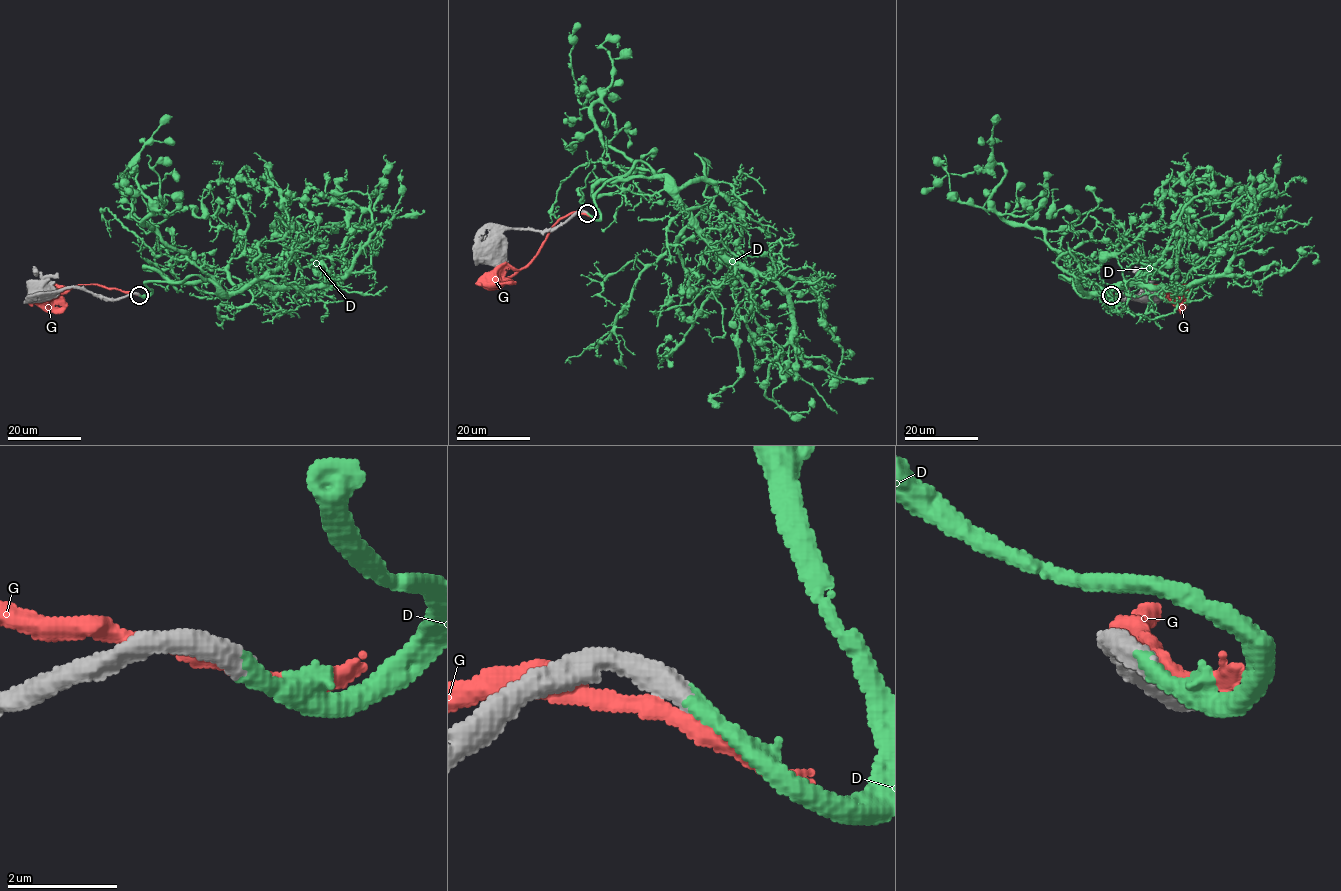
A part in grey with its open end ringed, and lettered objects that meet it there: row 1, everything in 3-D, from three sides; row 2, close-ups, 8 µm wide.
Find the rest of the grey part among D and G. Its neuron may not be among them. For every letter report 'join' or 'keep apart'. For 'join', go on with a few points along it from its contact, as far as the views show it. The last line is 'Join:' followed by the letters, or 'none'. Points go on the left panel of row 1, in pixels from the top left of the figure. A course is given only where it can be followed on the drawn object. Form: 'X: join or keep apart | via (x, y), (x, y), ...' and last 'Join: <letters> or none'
D: join | via (139, 294), (148, 282), (333, 286), (348, 216), (373, 206), (386, 155)
G: keep apart
Join: D

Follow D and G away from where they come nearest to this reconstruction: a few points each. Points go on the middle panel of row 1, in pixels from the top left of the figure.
D: (587, 213), (600, 218), (594, 195), (606, 182), (665, 177), (725, 256), (786, 295), (791, 338), (835, 383)
G: (586, 213), (562, 217), (551, 229), (539, 252), (526, 265), (514, 274), (493, 280)

